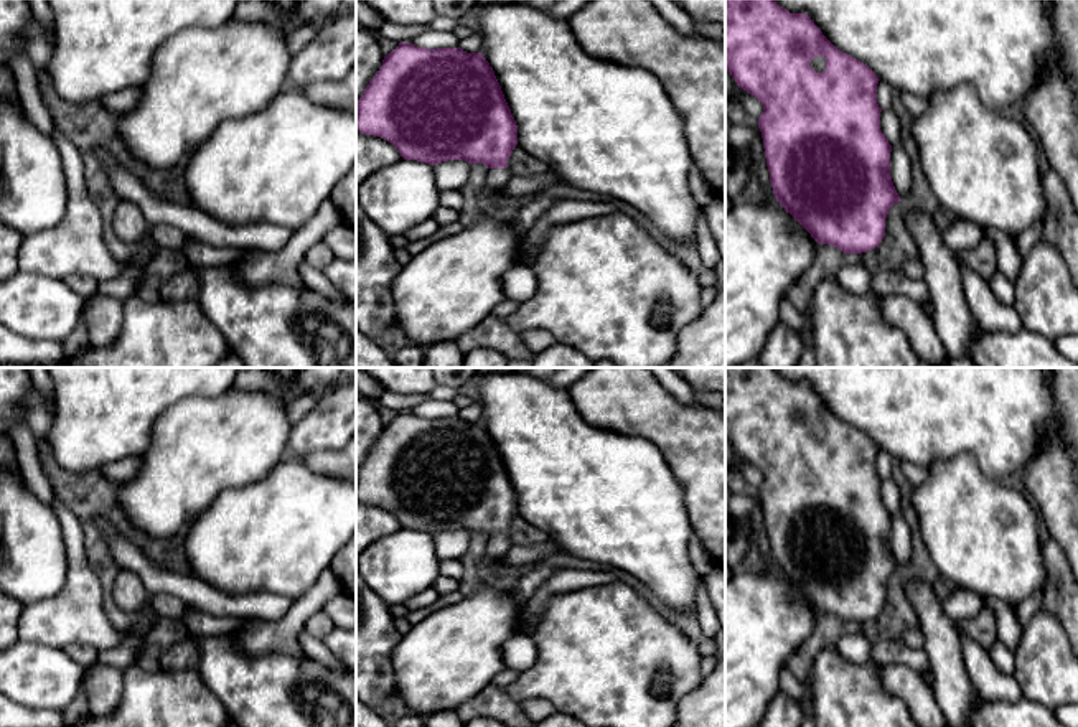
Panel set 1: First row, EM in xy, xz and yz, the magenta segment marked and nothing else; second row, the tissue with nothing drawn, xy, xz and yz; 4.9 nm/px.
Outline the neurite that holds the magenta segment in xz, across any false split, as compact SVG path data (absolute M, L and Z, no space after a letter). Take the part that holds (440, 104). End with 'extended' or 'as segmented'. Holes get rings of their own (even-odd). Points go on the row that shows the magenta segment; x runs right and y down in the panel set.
M399 43L384 56L381 69L358 101L358 130L391 142L404 160L417 160L432 167L448 160L483 163L488 168L483 183L486 191L496 198L506 196L504 188L513 176L508 160L518 145L518 125L494 71L481 53L466 53L460 46L429 49Z; extended

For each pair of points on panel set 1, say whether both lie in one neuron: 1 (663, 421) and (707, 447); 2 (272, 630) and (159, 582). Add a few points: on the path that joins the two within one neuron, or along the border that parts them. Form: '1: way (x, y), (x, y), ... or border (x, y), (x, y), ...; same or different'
1: way (674, 429), (696, 440); same
2: border (285, 612), (279, 619), (248, 620); different

